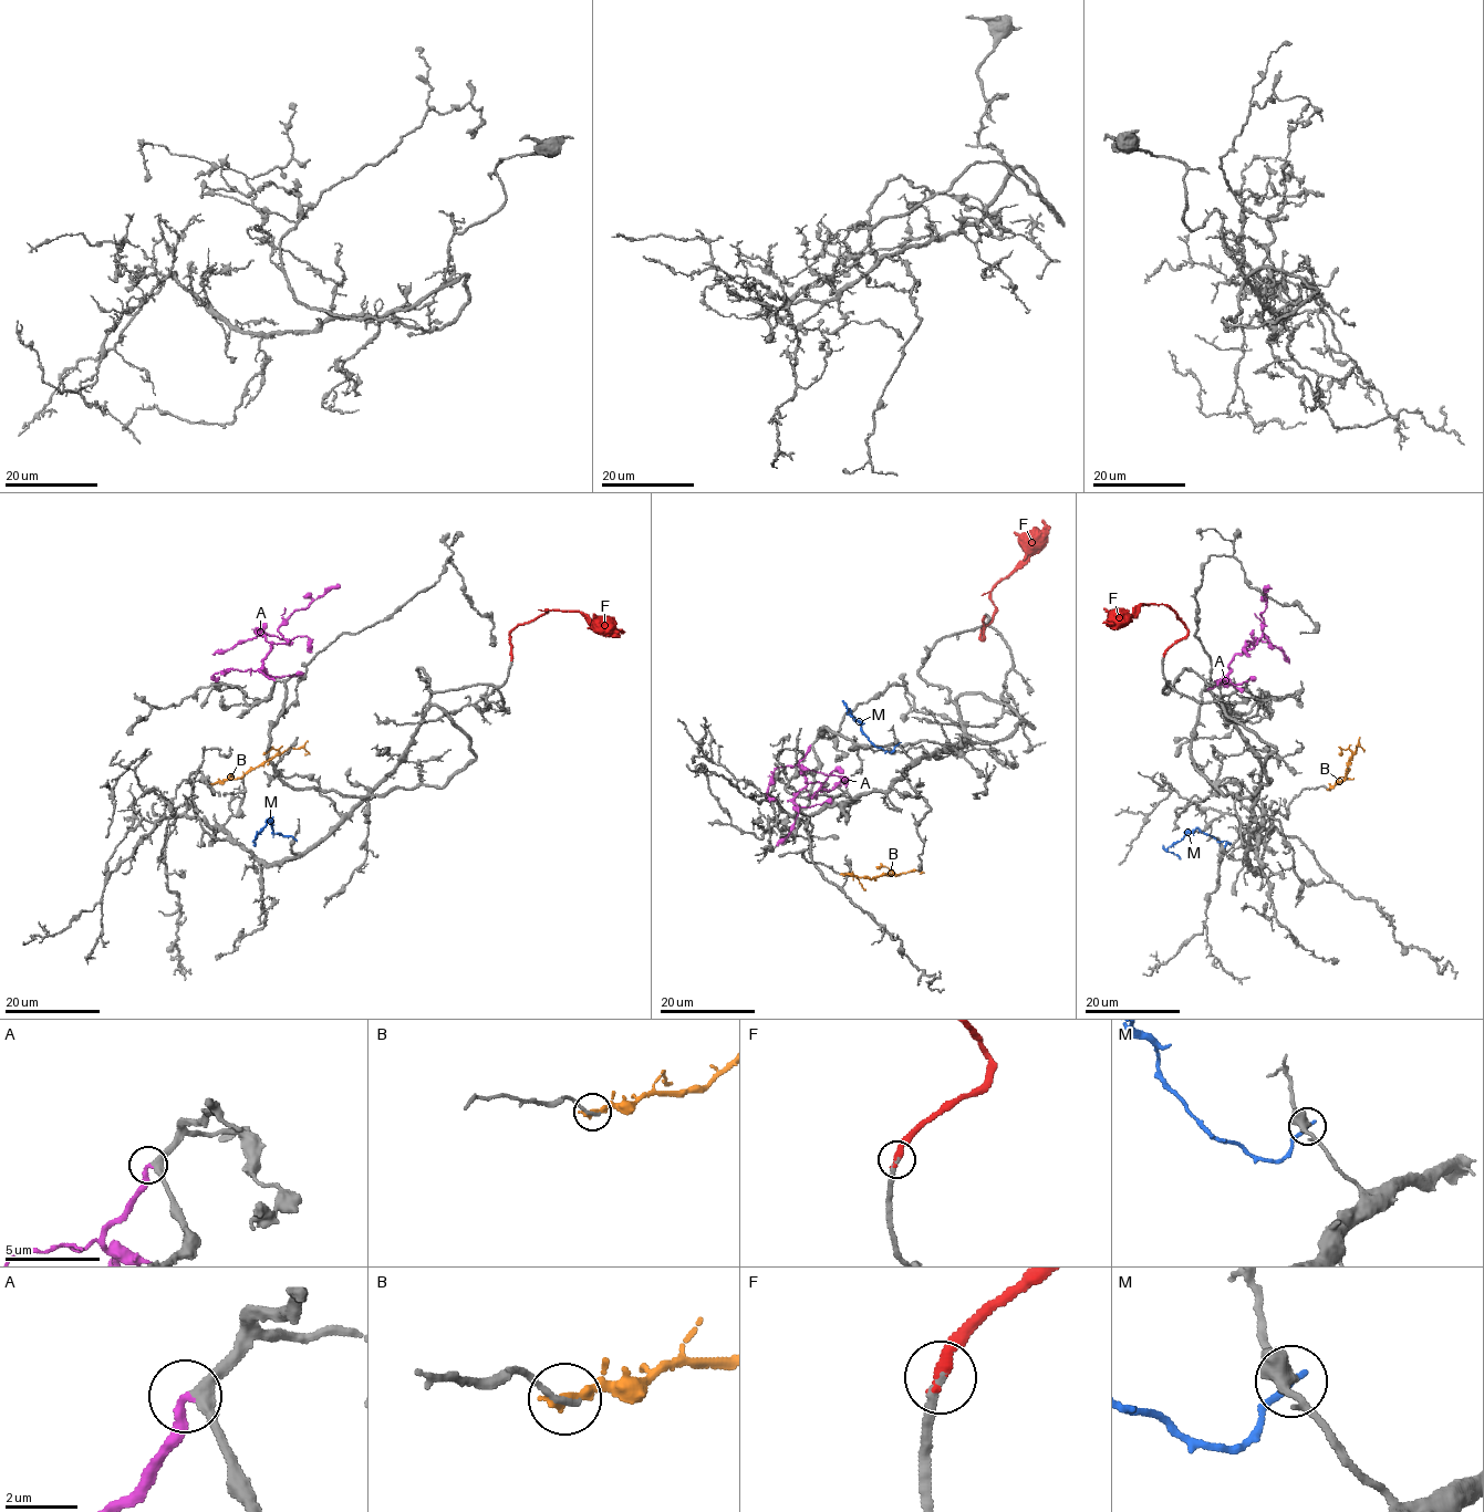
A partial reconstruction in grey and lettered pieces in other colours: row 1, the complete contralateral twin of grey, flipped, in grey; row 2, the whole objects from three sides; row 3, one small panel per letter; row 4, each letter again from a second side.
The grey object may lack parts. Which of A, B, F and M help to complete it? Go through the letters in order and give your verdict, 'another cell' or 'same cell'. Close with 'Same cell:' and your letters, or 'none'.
A: same cell
B: another cell
F: same cell
M: another cell
Same cell: A, F

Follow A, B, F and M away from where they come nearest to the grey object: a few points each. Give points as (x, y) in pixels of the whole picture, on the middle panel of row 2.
A: (809, 746), (798, 764), (807, 782), (821, 784), (810, 798), (819, 790), (833, 790), (840, 782), (846, 788)
B: (842, 874), (875, 878), (884, 874), (915, 871), (920, 873)
F: (985, 616), (981, 639), (995, 608), (992, 590), (1041, 543), (1043, 520)
M: (899, 743), (891, 752), (878, 748), (846, 706), (847, 713), (853, 717)

